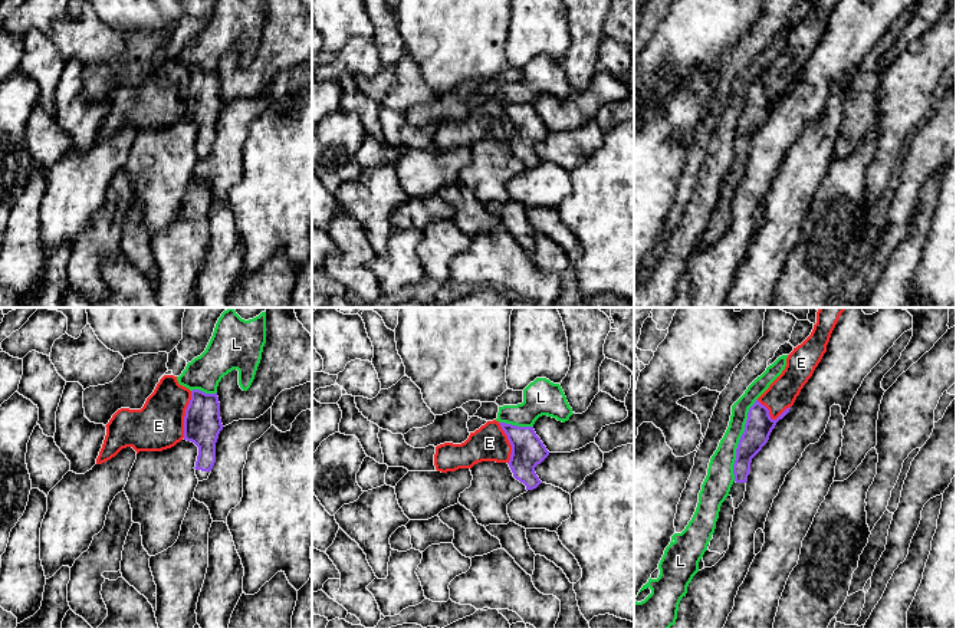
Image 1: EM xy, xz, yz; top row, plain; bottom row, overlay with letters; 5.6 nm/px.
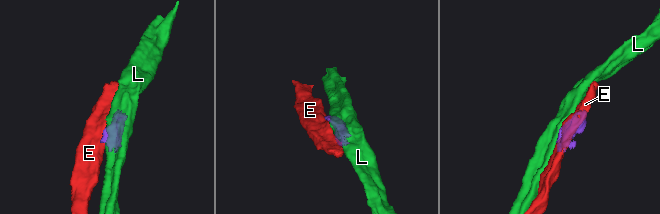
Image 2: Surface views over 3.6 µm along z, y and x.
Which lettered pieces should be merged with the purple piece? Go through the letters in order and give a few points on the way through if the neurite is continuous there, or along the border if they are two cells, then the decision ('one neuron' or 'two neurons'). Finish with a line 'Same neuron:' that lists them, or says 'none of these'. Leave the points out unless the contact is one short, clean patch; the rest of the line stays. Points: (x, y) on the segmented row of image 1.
E: two neurons
L: two neurons
Same neuron: none of these

